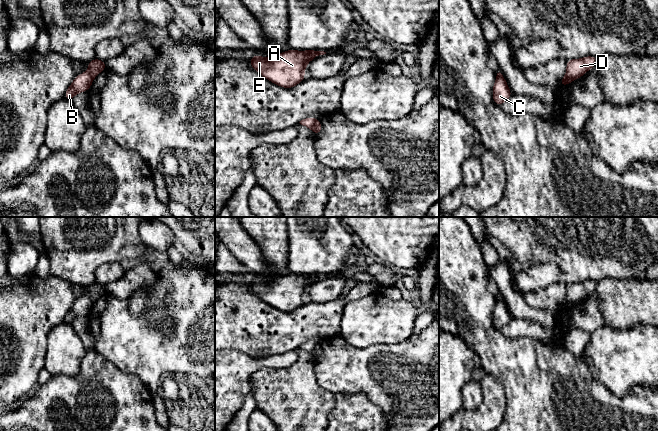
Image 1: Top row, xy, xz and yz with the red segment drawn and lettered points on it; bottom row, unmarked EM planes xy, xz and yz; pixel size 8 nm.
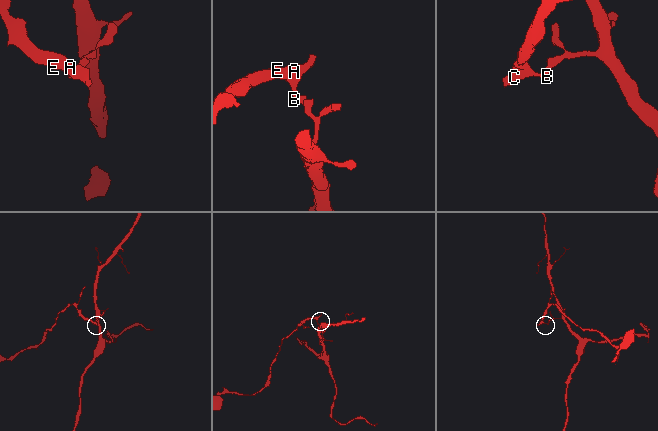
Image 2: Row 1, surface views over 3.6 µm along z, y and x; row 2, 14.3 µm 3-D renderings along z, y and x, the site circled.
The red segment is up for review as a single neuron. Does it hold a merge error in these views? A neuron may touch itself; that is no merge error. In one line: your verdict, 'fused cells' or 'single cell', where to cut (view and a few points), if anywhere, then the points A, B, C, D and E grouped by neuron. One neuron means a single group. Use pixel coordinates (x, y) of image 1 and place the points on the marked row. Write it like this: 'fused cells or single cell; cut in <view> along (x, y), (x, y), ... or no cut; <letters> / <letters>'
fused cells; cut in xz along (316, 120), (310, 128); A B C E / D

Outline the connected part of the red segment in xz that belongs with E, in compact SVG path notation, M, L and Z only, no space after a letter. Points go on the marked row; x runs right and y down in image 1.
M290 50L282 52L271 58L252 55L250 65L263 77L283 88L294 88L306 76L304 70L307 64L319 55L326 52L317 50Z

